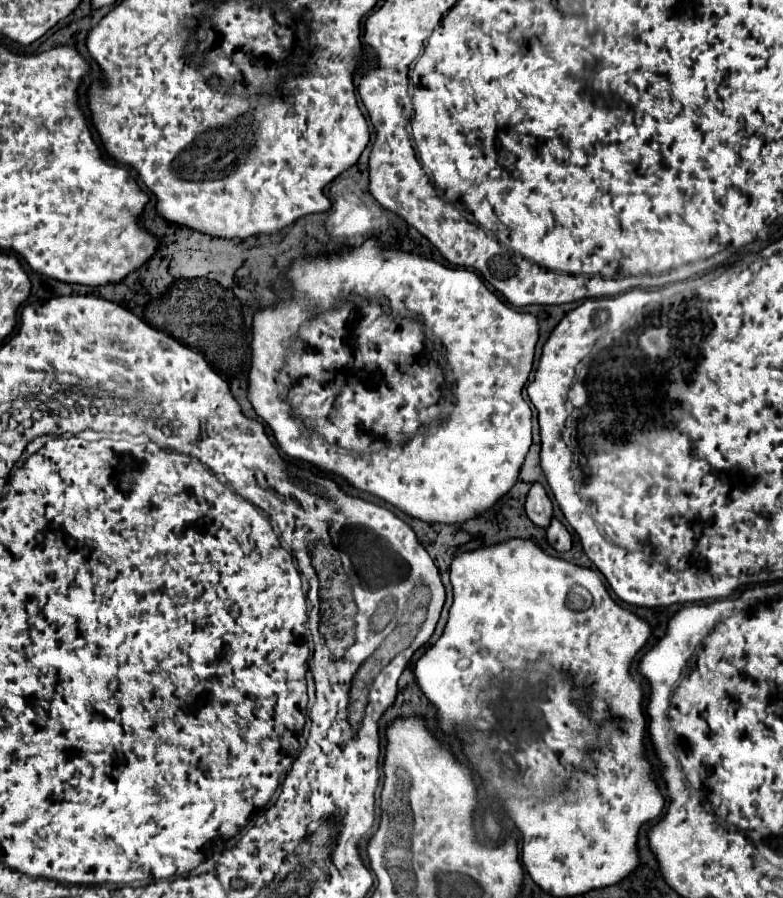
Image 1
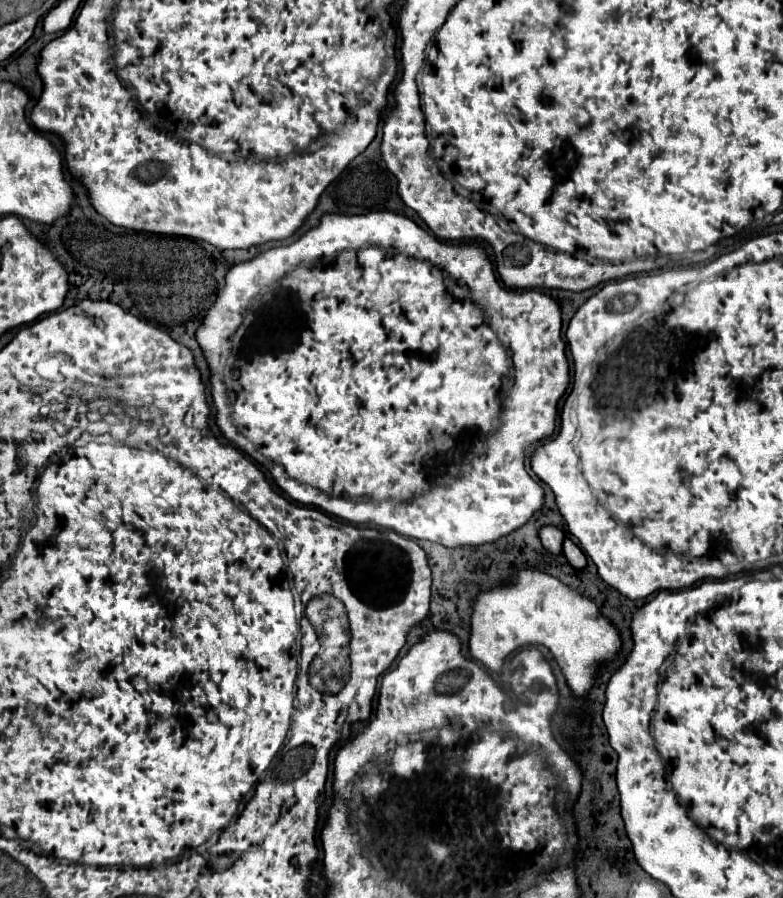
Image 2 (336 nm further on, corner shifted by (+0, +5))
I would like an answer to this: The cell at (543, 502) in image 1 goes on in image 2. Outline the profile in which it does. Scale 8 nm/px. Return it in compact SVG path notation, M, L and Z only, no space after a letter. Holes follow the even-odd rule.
M543 526L543 528L539 530L539 538L541 538L543 546L545 546L549 552L553 552L553 554L559 554L559 552L561 552L561 540L563 540L565 536L563 536L563 532L561 532L559 528L555 528L555 526Z

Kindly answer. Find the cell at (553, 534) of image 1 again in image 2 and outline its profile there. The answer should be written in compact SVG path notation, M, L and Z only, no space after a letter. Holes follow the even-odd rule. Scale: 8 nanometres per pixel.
M565 538L563 540L563 554L565 554L565 558L569 560L569 564L573 566L573 568L585 568L585 554L581 552L581 548L577 546L577 544L573 544L569 538Z

